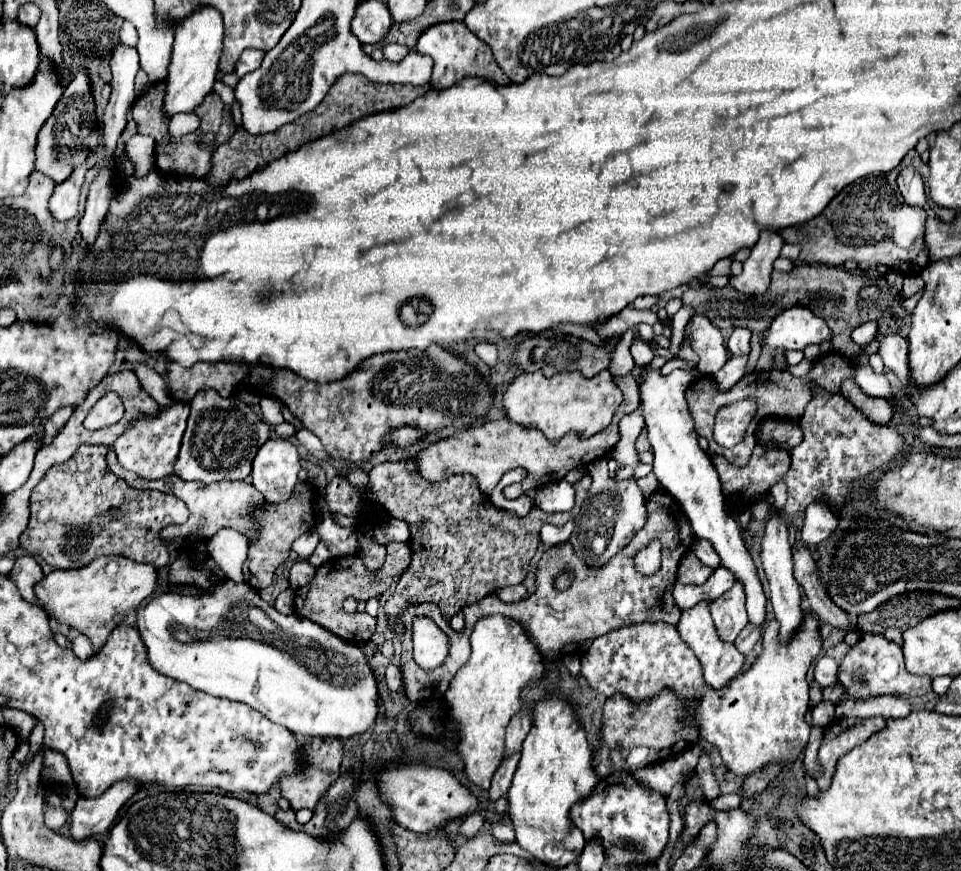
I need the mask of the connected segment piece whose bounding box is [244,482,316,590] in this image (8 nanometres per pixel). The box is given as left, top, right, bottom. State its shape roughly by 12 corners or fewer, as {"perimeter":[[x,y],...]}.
{"perimeter":[[300,482],[290,500],[264,504],[252,518],[244,578],[268,588],[292,542],[316,524],[314,486]]}

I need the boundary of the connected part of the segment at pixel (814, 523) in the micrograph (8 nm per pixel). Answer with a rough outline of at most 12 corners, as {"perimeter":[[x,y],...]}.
{"perimeter":[[811,503],[805,510],[802,542],[812,546],[840,528],[828,506]]}

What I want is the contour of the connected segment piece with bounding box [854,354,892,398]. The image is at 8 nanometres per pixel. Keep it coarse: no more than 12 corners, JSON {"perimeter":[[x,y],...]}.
{"perimeter":[[856,358],[854,380],[864,394],[890,398],[888,378]]}

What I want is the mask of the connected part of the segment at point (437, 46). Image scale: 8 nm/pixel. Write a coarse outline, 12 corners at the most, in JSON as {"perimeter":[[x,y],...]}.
{"perimeter":[[462,22],[430,26],[416,50],[434,60],[430,86],[480,76],[510,82],[490,46]]}

